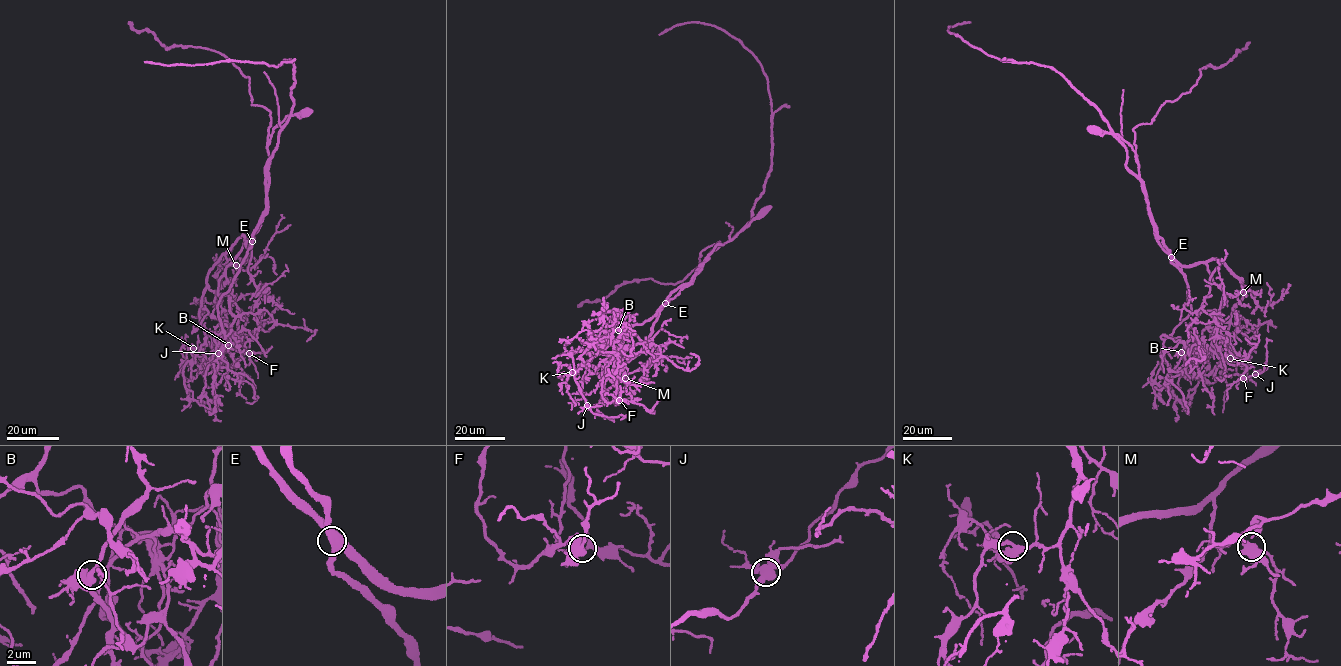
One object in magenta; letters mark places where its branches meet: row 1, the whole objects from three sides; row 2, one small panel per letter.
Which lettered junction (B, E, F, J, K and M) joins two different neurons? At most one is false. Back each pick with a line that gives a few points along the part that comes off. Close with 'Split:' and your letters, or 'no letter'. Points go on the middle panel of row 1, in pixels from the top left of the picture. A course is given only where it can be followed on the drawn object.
E: foreign part runs (665, 303), (692, 283), (720, 242), (704, 249), (700, 263), (675, 284), (625, 281), (601, 301), (578, 307)
Split: E

